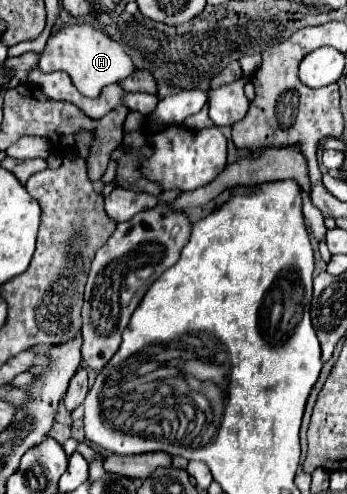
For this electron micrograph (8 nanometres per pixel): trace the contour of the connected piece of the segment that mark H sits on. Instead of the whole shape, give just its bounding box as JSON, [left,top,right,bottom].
[38,24,136,98]

